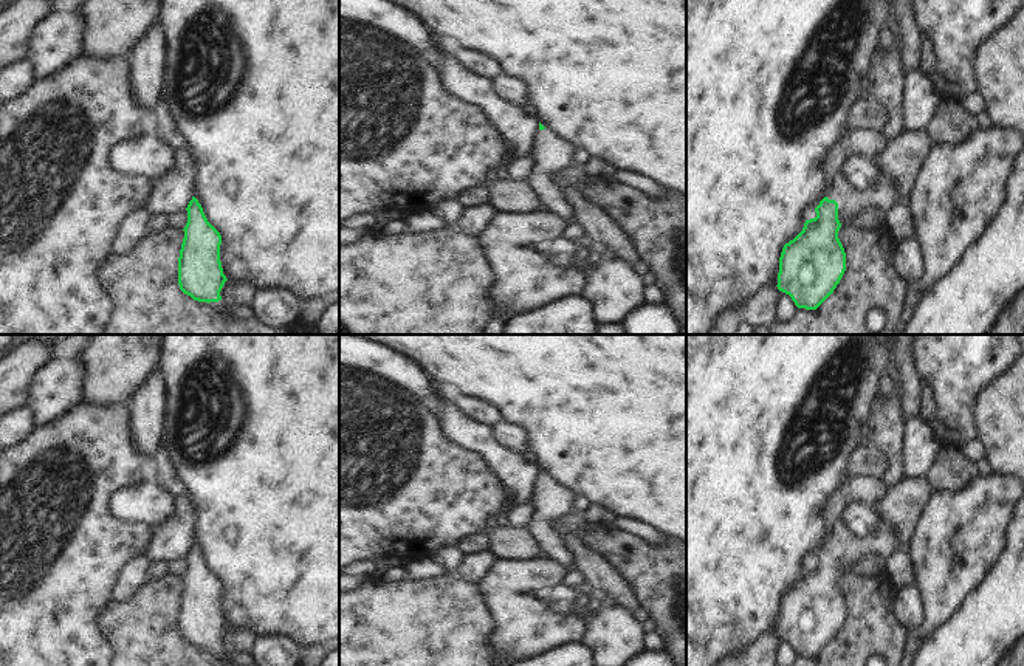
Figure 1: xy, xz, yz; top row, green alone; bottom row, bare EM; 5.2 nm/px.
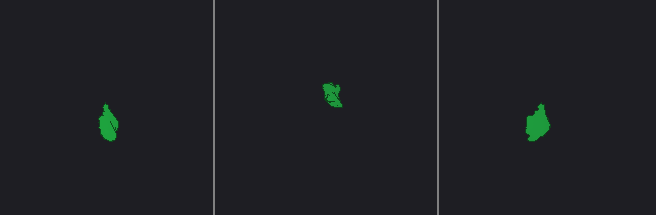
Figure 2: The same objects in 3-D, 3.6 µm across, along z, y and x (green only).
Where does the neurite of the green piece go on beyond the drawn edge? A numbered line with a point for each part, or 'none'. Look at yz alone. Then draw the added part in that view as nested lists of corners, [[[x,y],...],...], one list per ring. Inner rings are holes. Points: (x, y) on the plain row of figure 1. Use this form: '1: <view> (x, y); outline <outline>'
1: yz (851, 545); outline [[[883,520],[875,531],[858,534],[850,527],[833,524],[826,539],[829,547],[838,550],[841,573],[852,572],[866,553],[894,554],[902,545],[902,530],[895,524]]]

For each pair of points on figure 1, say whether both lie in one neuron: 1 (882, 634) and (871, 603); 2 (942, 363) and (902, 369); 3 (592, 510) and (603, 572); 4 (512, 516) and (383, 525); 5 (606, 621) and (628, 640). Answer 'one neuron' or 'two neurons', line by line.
1: one neuron
2: two neurons
3: two neurons
4: two neurons
5: one neuron

